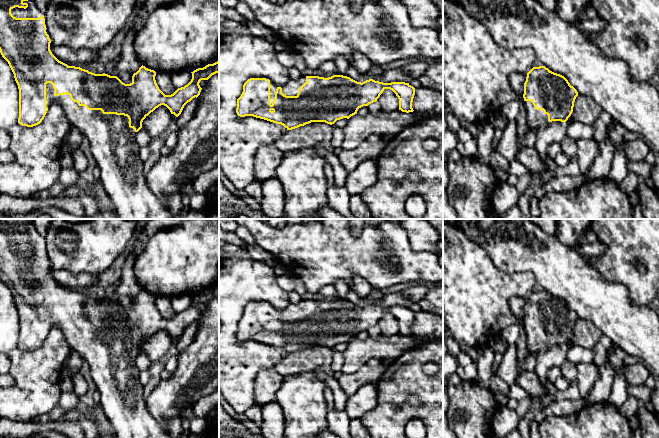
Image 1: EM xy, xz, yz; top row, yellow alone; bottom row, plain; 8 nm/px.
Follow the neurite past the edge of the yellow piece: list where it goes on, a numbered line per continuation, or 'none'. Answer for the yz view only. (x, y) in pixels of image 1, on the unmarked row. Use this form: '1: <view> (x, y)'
1: yz (535, 343)

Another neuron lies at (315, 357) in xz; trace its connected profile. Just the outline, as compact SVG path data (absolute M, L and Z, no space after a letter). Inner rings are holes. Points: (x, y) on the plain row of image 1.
M311 346L304 350L288 354L274 367L283 376L299 375L303 372L322 369L325 373L333 376L331 370L332 351L325 346Z

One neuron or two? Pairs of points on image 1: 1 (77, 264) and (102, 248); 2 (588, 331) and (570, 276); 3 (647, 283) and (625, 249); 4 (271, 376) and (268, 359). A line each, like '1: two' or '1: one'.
1: one
2: two
3: one
4: two

